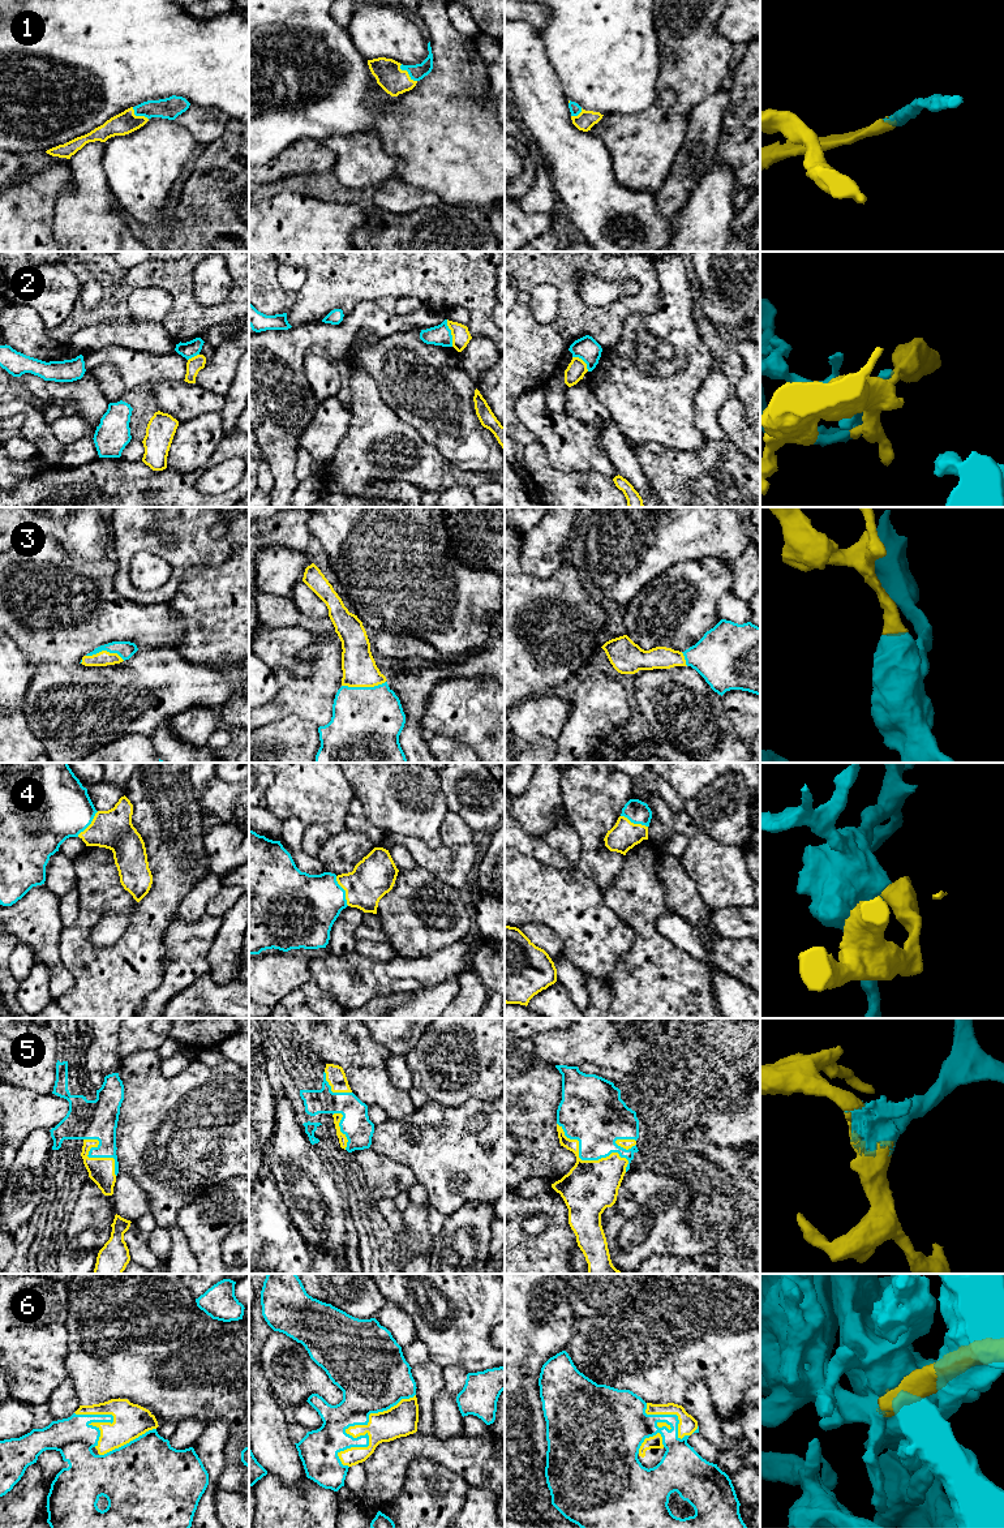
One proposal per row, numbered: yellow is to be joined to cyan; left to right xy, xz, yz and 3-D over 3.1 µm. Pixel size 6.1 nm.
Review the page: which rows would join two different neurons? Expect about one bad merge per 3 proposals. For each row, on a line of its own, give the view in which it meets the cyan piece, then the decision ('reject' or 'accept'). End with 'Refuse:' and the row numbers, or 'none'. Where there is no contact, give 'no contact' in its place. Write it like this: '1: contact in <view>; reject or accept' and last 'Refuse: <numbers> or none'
1: contact in xz; accept
2: contact in xz; reject
3: contact in xz; accept
4: contact in xz; accept
5: contact in yz; accept
6: contact in xz; accept
Refuse: 2

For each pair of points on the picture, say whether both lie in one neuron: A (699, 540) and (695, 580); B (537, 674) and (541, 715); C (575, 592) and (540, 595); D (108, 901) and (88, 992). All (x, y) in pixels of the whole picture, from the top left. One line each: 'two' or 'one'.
A: two
B: two
C: one
D: one

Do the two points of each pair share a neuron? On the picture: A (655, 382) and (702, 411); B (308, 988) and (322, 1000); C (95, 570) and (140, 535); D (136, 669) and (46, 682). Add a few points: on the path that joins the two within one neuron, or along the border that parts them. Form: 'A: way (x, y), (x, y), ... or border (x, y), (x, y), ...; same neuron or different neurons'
A: border (706, 377), (694, 404), (694, 423), (702, 436); different neurons
B: way (312, 992), (318, 999); same neuron
C: border (118, 562), (114, 579), (114, 589), (116, 592); different neurons
D: way (114, 679), (71, 679), (68, 682); same neuron

